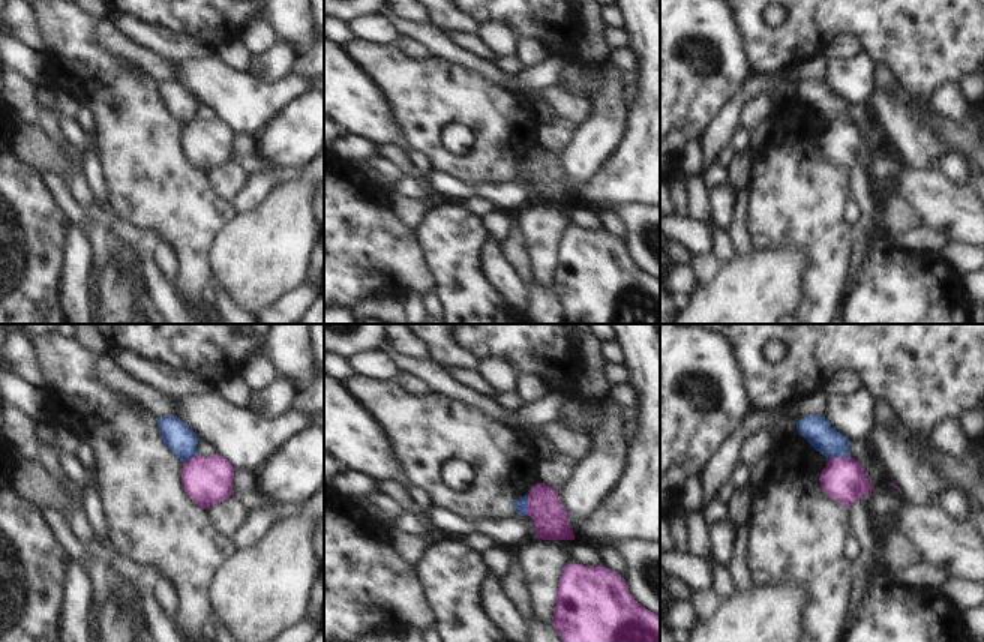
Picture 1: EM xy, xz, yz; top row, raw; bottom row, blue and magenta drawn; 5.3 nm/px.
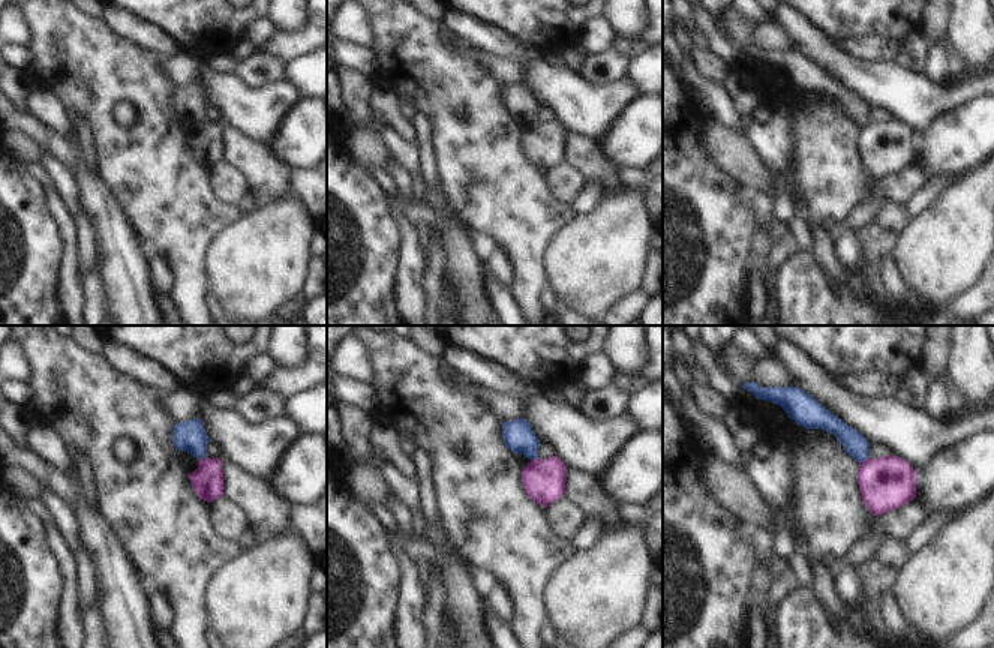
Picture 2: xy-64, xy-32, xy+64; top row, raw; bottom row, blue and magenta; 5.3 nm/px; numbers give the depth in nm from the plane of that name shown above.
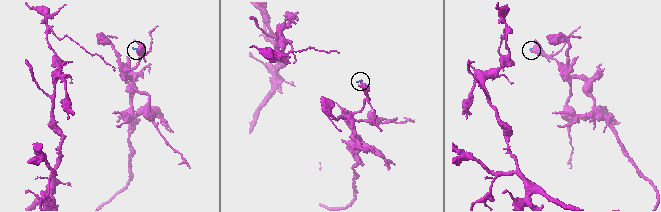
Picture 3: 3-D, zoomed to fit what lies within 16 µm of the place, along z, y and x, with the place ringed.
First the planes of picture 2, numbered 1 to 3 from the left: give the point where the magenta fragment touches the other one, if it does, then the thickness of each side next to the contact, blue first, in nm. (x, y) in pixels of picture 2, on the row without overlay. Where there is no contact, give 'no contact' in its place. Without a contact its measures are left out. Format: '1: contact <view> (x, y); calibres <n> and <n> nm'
1: contact xy-64 (201, 122); calibres 170 and 180 nm
2: contact xy-32 (534, 122); calibres 160 and 220 nm
3: contact xy+64 (864, 123); calibres 120 and 280 nm

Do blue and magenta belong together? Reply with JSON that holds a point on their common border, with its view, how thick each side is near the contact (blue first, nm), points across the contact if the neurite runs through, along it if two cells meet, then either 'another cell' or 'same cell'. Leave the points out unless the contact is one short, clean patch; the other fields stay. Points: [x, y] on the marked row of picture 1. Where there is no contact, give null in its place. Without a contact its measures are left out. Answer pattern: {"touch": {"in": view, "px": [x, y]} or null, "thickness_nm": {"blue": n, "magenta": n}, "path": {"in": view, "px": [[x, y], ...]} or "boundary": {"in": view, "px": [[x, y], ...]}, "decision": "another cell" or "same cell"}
{"touch": {"in": "xz", "px": [527, 506]}, "thickness_nm": {"blue": 80, "magenta": 190}, "boundary": {"in": "xz", "px": [[528, 495], [528, 512], [525, 515]]}, "decision": "another cell"}

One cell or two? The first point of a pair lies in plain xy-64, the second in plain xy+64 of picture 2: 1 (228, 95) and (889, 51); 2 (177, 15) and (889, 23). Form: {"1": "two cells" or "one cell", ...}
{"1": "two cells", "2": "one cell"}

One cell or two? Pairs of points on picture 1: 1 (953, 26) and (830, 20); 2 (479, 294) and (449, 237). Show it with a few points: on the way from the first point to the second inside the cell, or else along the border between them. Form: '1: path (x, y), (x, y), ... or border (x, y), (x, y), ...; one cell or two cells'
1: path (923, 21), (860, 20); one cell
2: path (465, 281), (453, 267), (452, 251); one cell

